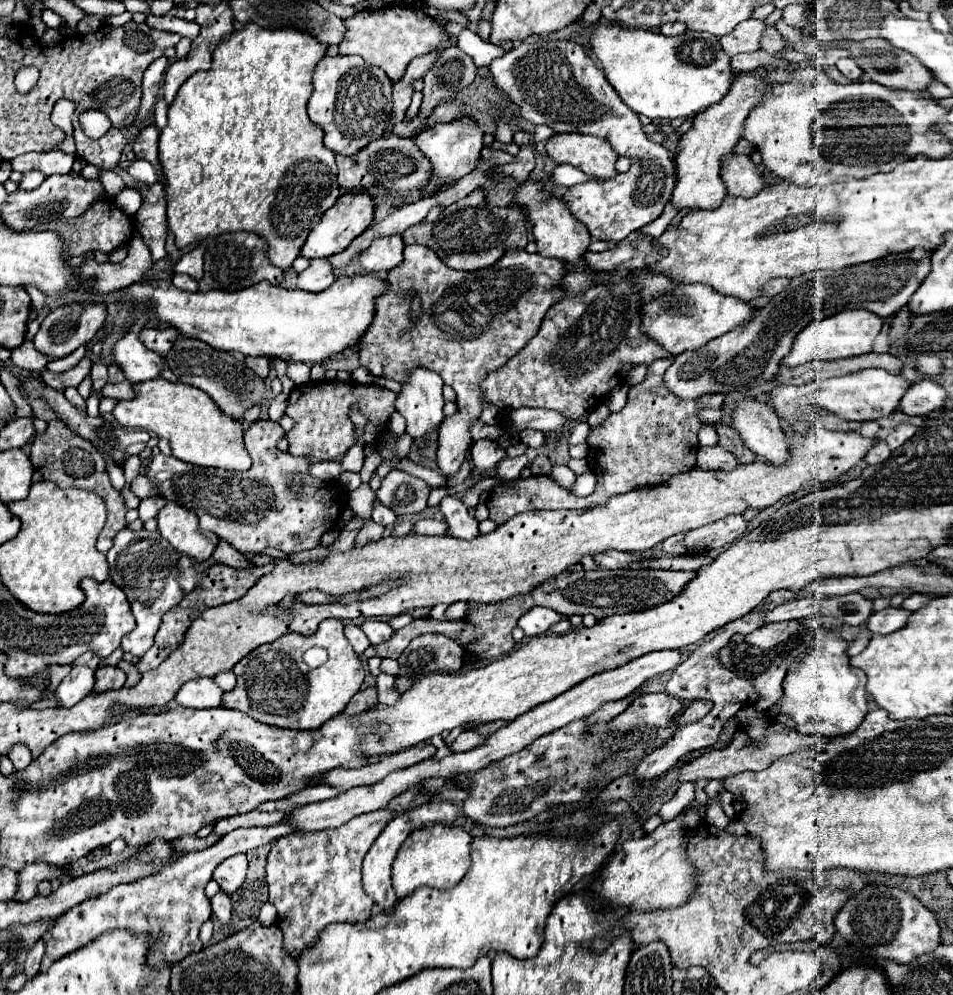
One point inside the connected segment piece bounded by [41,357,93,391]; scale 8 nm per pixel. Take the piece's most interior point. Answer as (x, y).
(72, 378)

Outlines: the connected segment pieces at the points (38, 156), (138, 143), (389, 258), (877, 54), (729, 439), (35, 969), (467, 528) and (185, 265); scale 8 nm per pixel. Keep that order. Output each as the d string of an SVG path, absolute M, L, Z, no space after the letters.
M51 149L51 151L45 151L45 153L25 153L25 155L11 161L15 171L27 173L27 171L37 169L37 171L41 171L45 175L71 173L73 163L75 163L73 155L67 155L67 153L57 151L57 149Z
M149 125L137 135L137 139L133 143L133 151L135 151L137 157L143 157L149 163L153 163L153 167L157 169L159 181L163 181L161 179L161 167L159 167L159 161L157 161L157 141L159 141L159 131L157 131L155 125Z
M391 235L383 239L375 239L369 249L365 249L359 255L361 267L367 273L377 273L377 271L391 271L397 265L403 263L403 237Z
M865 39L865 41L849 41L847 49L851 51L851 57L857 61L857 65L861 65L861 69L865 71L865 75L875 81L881 83L885 87L891 89L903 89L903 91L927 91L929 85L935 81L933 73L911 53L893 47L889 41L885 39Z
M717 425L717 435L719 435L719 445L721 445L723 449L731 451L731 453L739 459L739 463L747 465L747 463L751 463L751 461L757 459L757 455L751 453L751 451L743 445L741 437L737 435L737 431L733 431L733 427Z
M39 939L39 941L33 945L33 949L29 951L27 961L25 961L25 975L27 975L29 979L39 973L39 963L41 963L41 959L43 959L43 953L45 953L45 941Z
M445 497L441 501L441 513L449 525L449 535L457 539L473 539L479 535L477 519L467 513L467 505L459 497Z
M197 245L193 251L181 255L181 259L173 263L173 273L185 273L195 281L199 281L203 277L203 255L205 245Z

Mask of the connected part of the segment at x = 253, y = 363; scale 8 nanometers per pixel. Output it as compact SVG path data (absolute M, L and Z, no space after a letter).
M255 357L255 359L247 359L247 365L253 369L253 371L257 371L261 377L267 377L267 373L269 373L269 359L265 359L265 357Z

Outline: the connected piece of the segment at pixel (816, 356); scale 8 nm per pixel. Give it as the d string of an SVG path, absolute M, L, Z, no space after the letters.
M841 311L839 315L813 321L795 337L793 347L789 355L783 357L781 365L797 367L809 361L835 361L835 359L847 359L847 357L871 353L871 345L881 331L881 321L883 321L881 317L869 311Z

